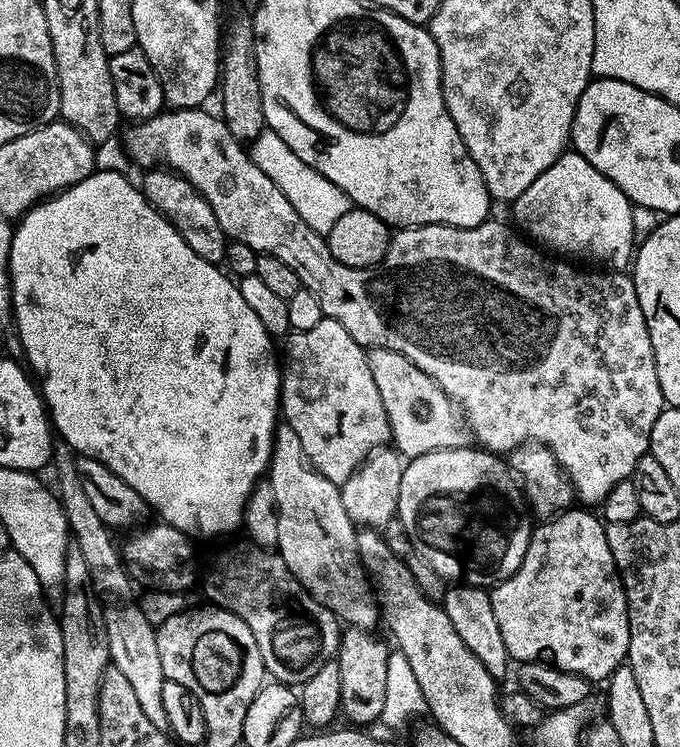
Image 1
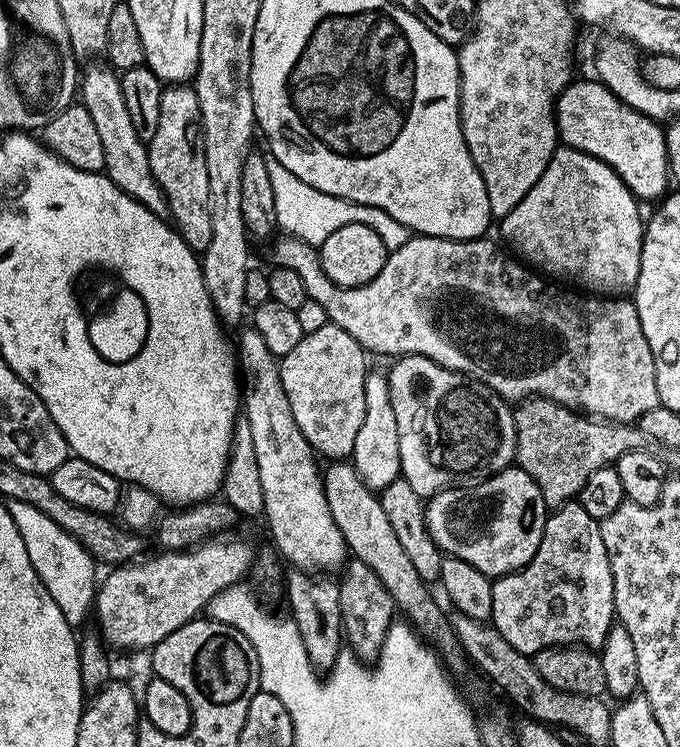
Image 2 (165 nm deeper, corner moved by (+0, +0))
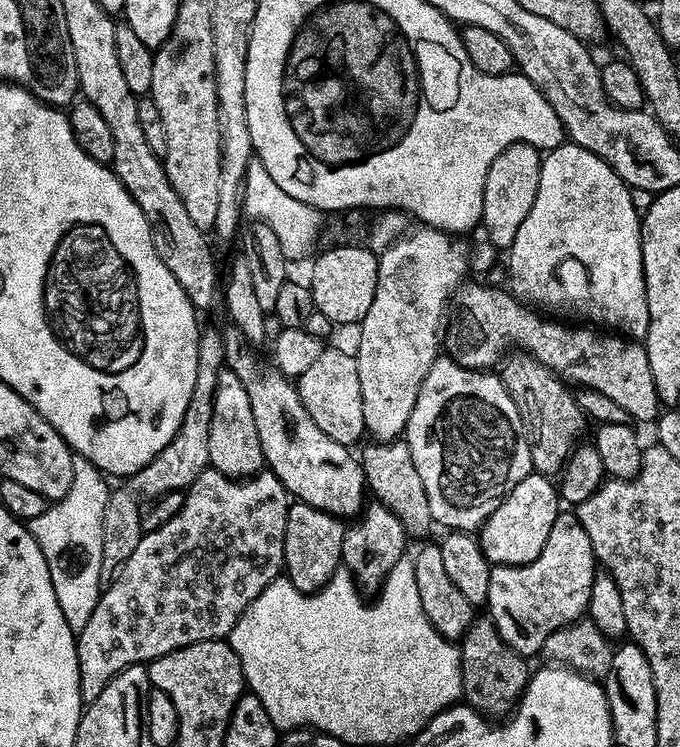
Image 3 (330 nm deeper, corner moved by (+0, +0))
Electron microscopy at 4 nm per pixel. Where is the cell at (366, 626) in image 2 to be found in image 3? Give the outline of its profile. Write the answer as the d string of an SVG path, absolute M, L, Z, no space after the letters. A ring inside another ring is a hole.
M379 502L365 503L360 515L345 527L342 538L343 567L365 593L379 593L390 570L394 570L396 563L405 559L404 540L406 533L402 522L398 522L386 505Z

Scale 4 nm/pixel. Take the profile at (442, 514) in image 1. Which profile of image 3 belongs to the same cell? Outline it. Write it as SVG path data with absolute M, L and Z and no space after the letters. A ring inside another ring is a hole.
M533 474L522 478L479 529L478 539L484 557L493 566L534 562L534 558L542 554L542 546L546 546L546 538L550 538L550 526L554 526L561 511L557 485L547 475Z

